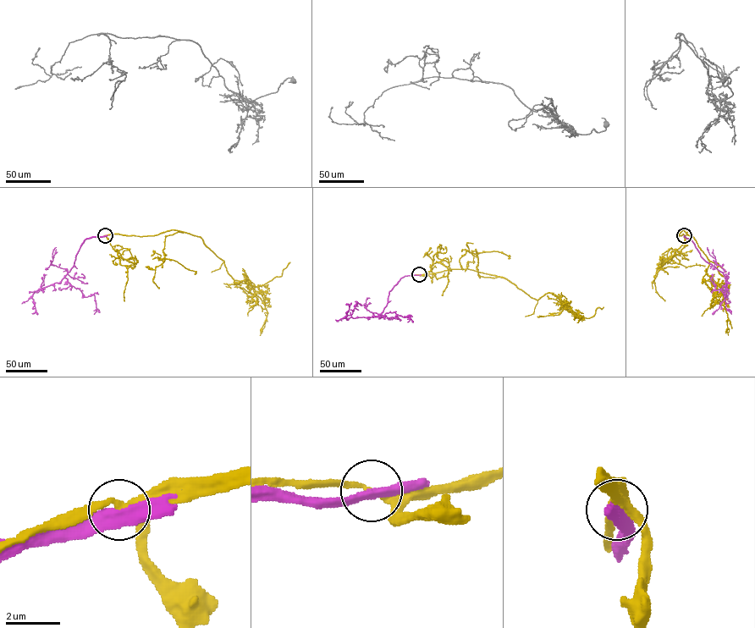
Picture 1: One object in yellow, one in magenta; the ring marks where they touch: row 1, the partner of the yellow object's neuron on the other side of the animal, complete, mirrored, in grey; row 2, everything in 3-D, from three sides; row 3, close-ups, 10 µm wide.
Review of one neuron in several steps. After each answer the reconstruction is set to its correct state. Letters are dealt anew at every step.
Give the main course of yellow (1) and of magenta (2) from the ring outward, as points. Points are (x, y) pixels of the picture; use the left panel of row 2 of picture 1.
1: (105, 235), (175, 230), (200, 236), (235, 283), (248, 278), (258, 289), (267, 313), (261, 328)
2: (105, 235), (86, 239), (73, 267), (59, 283), (34, 293), (31, 298), (35, 311), (32, 313)

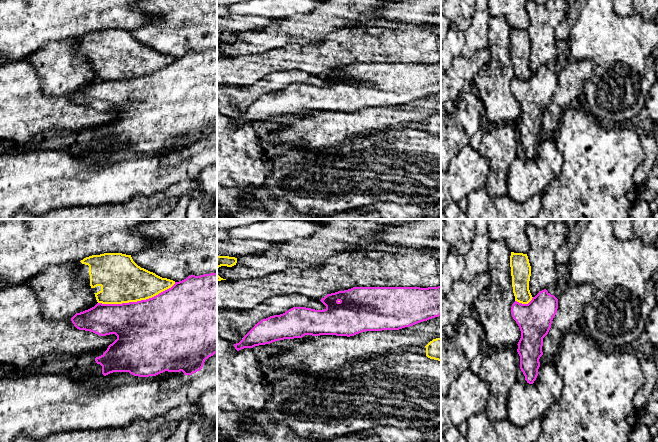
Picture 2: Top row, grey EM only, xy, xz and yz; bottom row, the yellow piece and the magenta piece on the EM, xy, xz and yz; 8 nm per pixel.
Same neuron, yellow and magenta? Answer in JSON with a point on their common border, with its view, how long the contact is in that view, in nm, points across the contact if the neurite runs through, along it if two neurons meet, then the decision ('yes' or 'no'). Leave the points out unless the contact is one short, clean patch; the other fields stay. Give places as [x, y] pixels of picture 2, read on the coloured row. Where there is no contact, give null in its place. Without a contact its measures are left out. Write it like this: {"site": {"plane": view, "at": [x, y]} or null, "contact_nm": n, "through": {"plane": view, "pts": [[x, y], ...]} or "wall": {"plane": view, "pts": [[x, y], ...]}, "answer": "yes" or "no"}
{"site": {"plane": "xy", "at": [136, 301]}, "contact_nm": 650, "answer": "no"}

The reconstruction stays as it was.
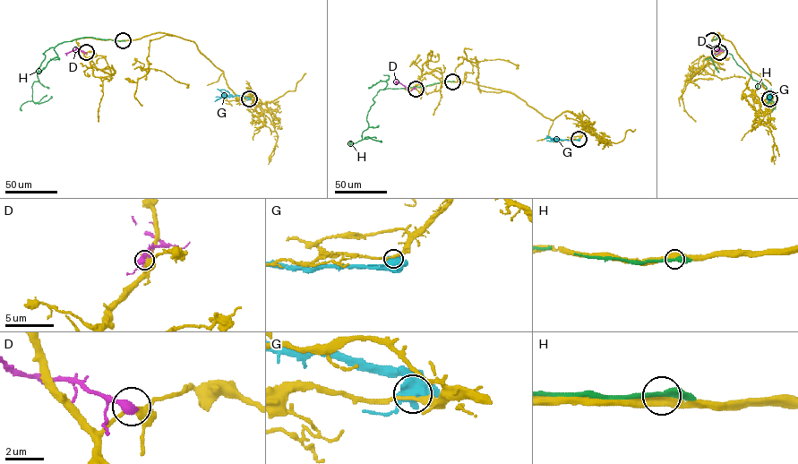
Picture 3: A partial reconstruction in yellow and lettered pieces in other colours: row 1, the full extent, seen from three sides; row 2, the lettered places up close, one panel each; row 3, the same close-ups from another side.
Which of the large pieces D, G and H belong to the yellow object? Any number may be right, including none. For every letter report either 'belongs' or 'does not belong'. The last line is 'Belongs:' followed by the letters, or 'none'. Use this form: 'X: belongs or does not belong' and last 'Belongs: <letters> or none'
D: does not belong
G: belongs
H: does not belong
Belongs: G

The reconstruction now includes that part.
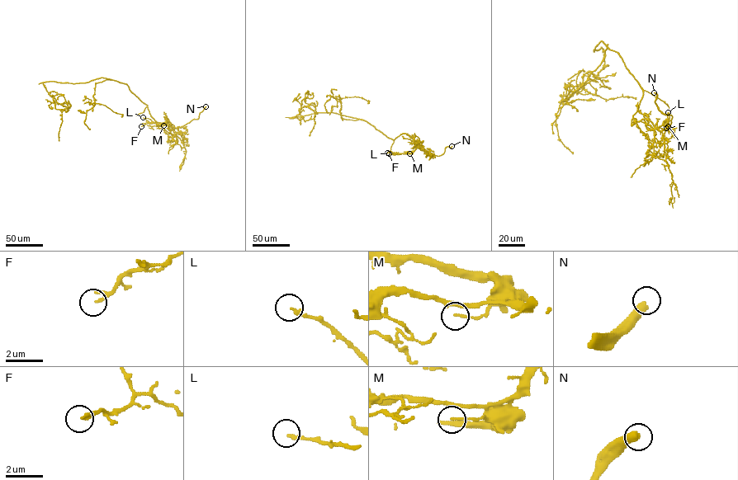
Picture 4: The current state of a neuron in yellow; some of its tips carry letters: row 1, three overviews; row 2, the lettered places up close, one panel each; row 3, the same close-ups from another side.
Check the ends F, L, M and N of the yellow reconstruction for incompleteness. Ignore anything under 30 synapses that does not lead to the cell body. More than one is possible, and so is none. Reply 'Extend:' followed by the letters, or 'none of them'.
Extend: N

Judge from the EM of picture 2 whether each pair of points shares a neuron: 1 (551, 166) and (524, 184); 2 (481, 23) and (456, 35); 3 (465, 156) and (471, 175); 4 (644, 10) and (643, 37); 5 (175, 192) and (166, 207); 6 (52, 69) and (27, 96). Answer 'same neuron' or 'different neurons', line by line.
1: same neuron
2: different neurons
3: same neuron
4: different neurons
5: different neurons
6: different neurons

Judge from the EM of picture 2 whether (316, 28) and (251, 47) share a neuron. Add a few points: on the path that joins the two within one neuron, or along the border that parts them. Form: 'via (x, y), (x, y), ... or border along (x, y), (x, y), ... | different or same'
via (300, 29), (288, 30), (267, 38) | same

